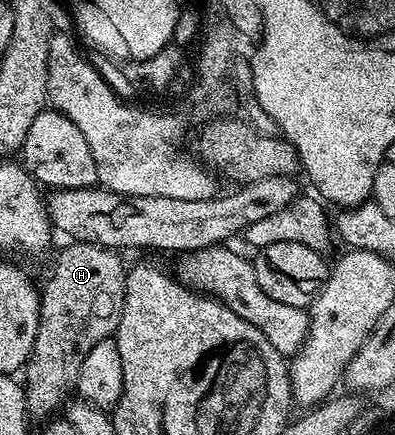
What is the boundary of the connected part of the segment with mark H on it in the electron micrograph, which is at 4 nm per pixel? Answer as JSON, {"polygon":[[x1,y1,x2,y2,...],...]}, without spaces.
{"polygon":[[97,242,67,243,69,246,56,258,56,267,52,270,52,279,42,286,40,295,40,327,36,333,36,343,32,357,26,363,28,382,23,383,24,399,28,405,29,415,33,419,55,415,56,410,65,405,69,397,68,389,80,381,82,360,90,356,90,348,102,340,112,338,120,323,120,308,124,301,124,284,126,265,119,258,117,251,110,246,100,246]]}

